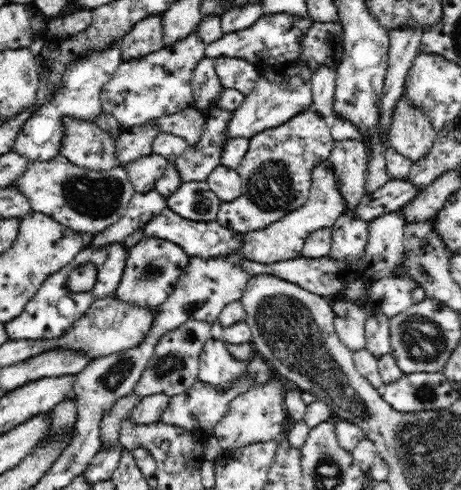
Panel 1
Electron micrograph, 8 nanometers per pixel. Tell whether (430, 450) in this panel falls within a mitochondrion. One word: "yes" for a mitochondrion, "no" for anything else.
yes

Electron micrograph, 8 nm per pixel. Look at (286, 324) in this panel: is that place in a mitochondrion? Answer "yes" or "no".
yes

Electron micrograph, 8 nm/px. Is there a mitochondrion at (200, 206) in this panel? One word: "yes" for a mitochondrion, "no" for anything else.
no

